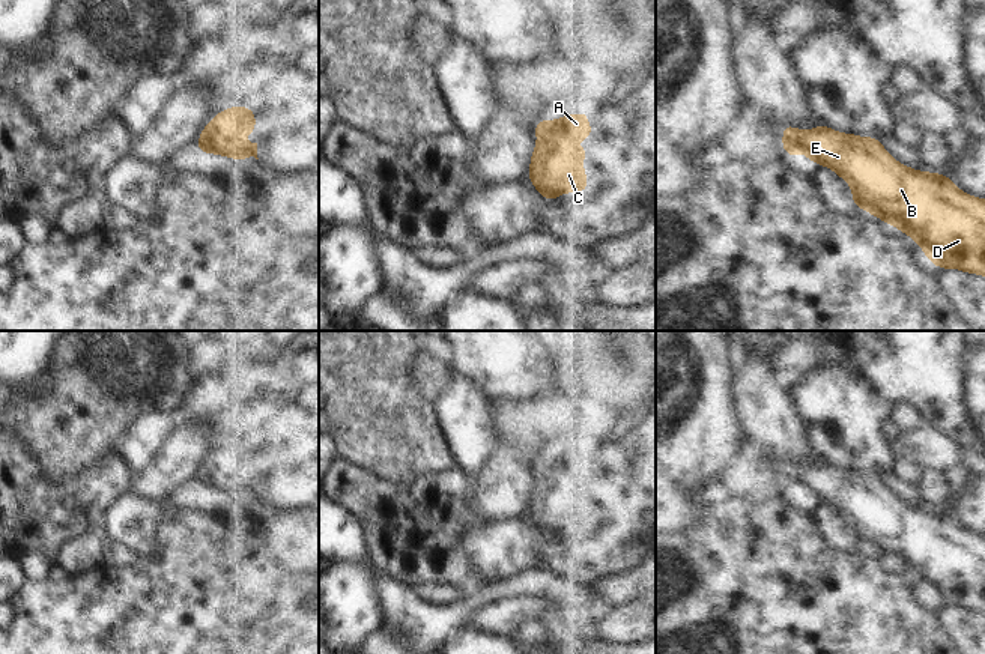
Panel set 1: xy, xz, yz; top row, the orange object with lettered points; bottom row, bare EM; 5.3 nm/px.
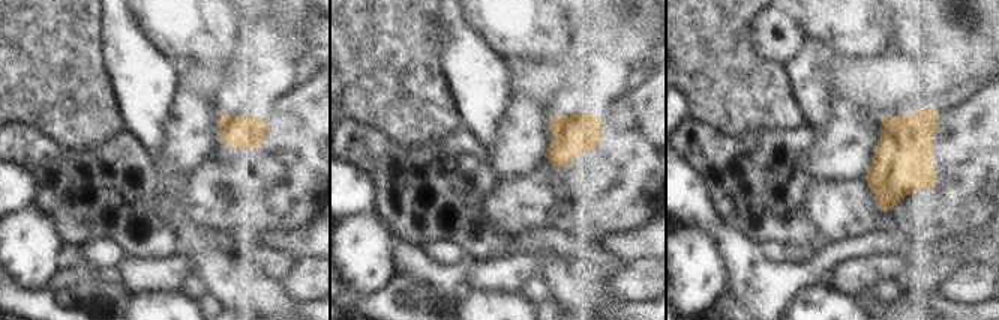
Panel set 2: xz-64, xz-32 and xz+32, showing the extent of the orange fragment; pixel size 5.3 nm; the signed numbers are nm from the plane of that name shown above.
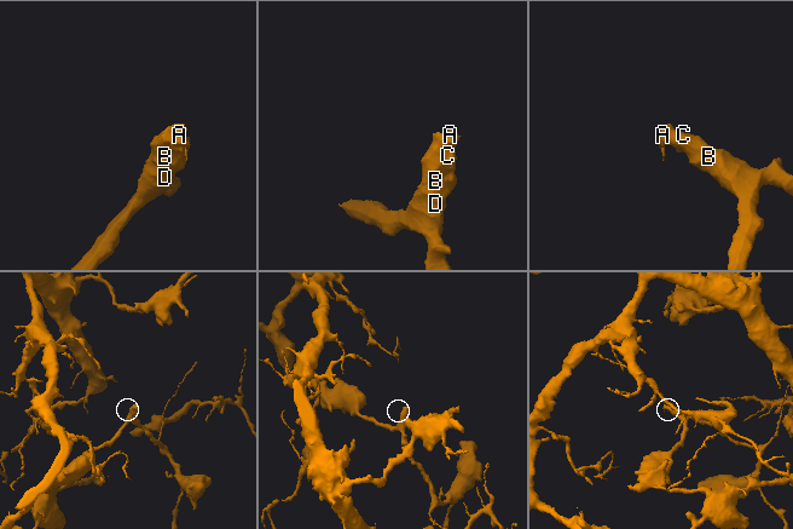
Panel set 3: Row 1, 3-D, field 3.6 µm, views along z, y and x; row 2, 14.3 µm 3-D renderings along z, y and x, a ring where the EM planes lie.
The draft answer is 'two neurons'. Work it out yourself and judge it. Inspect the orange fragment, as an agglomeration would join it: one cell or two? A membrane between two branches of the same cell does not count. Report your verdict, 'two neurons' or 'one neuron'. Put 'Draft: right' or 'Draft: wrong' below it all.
one neuron
Draft: wrong

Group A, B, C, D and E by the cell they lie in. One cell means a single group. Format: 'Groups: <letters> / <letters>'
Groups: A B C D E

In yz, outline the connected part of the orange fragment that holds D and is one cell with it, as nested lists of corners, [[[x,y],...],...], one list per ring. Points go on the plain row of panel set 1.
[[[783,462],[782,484],[788,495],[802,489],[817,502],[842,514],[853,528],[853,543],[866,547],[914,576],[929,598],[985,613],[985,537],[961,528],[944,510],[919,508],[896,498],[877,474],[860,474],[818,462],[800,468]]]

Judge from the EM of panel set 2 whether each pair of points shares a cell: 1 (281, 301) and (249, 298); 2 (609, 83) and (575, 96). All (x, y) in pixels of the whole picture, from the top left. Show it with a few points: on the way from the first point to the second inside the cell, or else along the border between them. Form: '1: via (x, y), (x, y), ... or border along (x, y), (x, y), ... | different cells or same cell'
1: via (273, 301), (270, 298), (257, 298) | same cell
2: via (600, 92), (584, 95) | same cell

